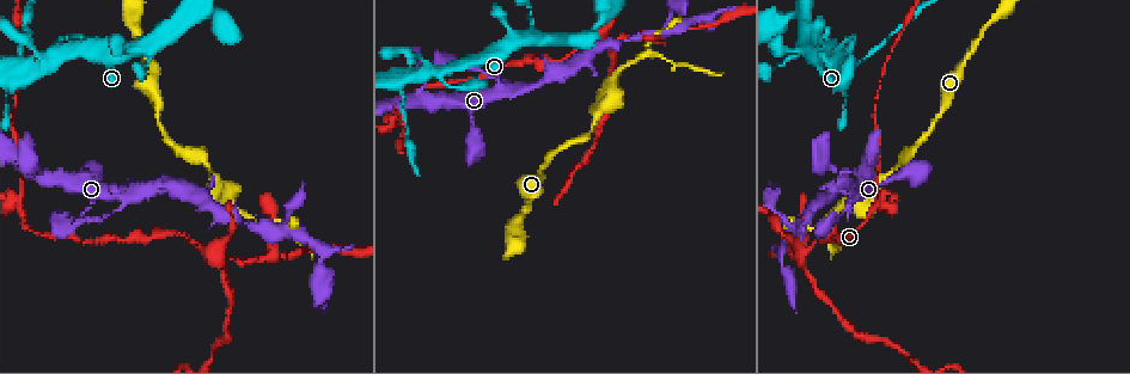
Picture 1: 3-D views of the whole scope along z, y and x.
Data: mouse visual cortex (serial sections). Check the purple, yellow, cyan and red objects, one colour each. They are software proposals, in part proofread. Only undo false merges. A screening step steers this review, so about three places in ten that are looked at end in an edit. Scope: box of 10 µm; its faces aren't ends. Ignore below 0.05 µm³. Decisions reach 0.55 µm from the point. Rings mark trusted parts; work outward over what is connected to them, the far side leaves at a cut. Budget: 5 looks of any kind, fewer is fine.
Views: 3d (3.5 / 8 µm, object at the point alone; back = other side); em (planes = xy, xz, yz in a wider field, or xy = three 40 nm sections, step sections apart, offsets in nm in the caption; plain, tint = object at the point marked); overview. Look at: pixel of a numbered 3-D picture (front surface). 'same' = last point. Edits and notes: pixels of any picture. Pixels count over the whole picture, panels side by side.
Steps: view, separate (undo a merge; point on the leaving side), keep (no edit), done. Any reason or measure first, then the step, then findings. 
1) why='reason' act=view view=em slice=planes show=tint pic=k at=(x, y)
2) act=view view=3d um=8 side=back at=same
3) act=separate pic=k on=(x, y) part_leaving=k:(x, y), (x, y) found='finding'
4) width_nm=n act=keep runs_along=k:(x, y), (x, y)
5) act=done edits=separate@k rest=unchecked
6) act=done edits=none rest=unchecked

why='branch point' act=view view=em slice=xy step=5 show=tint pic=1 at=(874, 209)

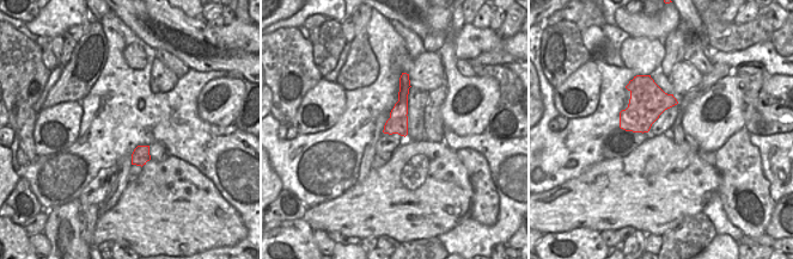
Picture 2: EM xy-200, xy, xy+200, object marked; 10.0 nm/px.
act=view view=3d um=3.5 at=same

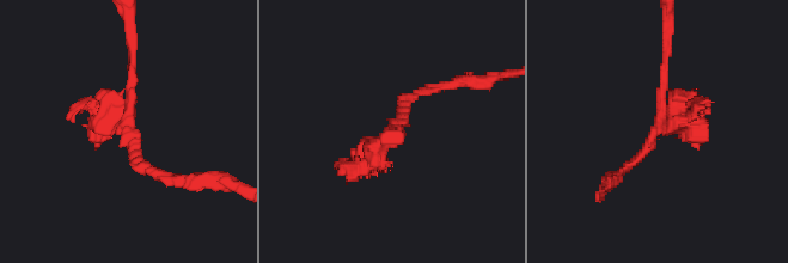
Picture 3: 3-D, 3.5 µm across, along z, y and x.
act=separate pic=3 on=(132, 61) part_leaving=3:(128, 106), (132, 103), (132, 30) found='two cells meet here'

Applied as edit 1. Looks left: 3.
why='redraw' act=view view=overview

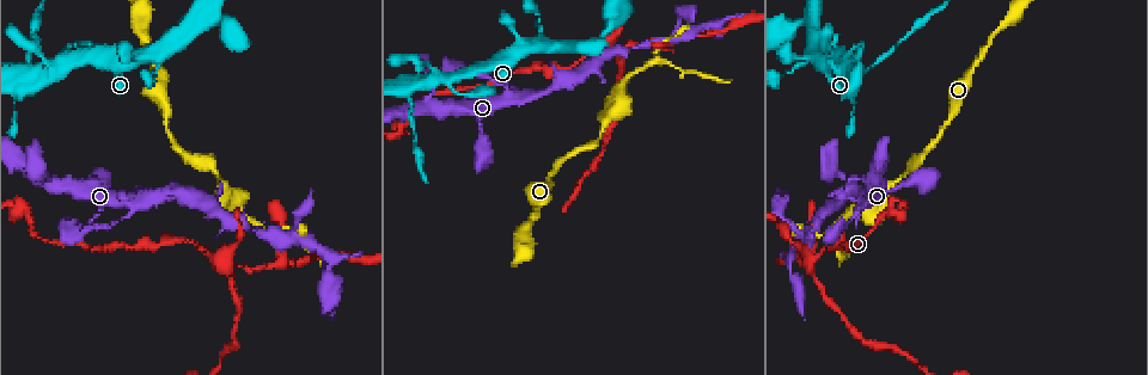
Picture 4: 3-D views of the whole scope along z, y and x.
why='abrupt turn' act=view view=3d um=3.5 pic=4 at=(139, 58)

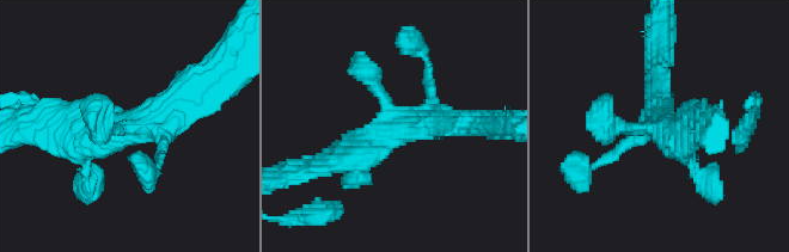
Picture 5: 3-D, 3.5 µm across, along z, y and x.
arms=4 arm_widths_nm=150,200,200,350 act=view view=em slice=xy step=1 show=tint pic=5 at=(664, 129)

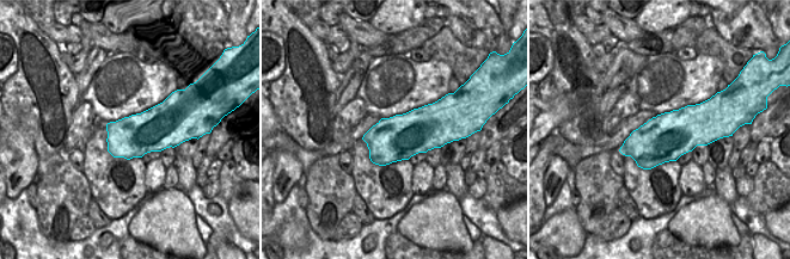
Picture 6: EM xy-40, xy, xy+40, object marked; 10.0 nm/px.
act=keep runs_along=5:(85, 168), (195, 88) found='continuous, no second cell'

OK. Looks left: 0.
act=done edits=separate@3 rest=unchecked

